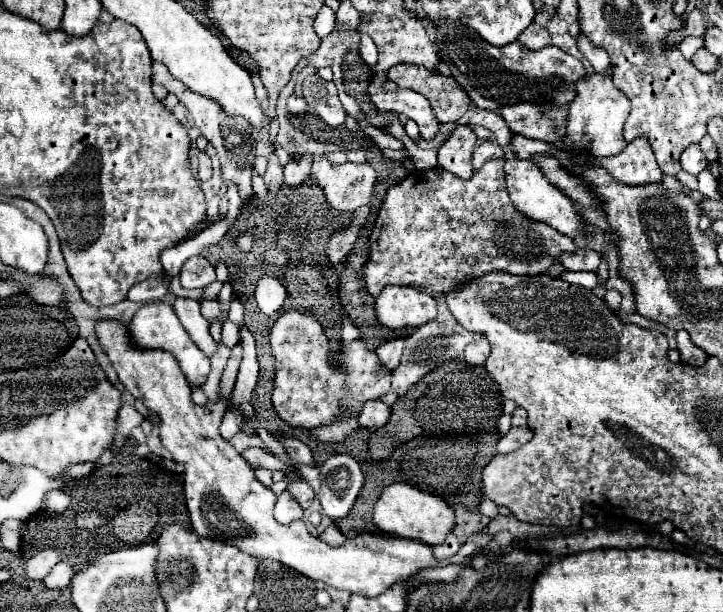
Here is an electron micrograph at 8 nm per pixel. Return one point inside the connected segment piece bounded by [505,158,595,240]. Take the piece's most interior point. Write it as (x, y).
(532, 193)

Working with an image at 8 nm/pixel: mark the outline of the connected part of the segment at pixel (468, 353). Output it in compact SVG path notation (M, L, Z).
M479 338L465 348L465 360L473 366L485 364L487 358L489 358L489 342L485 338Z

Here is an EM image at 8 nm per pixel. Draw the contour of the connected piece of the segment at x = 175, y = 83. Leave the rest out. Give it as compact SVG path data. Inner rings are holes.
M153 62L153 72L151 78L155 84L165 86L171 94L175 94L179 98L181 104L187 106L187 110L193 114L195 126L199 128L199 132L209 140L209 144L217 150L217 158L221 162L221 178L227 184L237 184L239 196L243 200L249 200L253 196L253 188L251 188L251 176L253 176L253 158L255 152L251 148L255 136L251 132L251 126L247 126L247 122L239 116L227 116L223 114L223 110L219 110L219 106L215 106L215 102L211 102L209 98L203 98L195 92L191 92L187 86L183 86L183 82L179 82L177 78L173 78L167 70L167 66L163 66L163 62Z

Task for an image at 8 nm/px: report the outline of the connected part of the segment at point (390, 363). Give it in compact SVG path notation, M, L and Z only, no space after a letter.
M397 338L397 340L389 340L389 342L381 344L375 352L377 352L377 356L381 358L381 362L383 362L389 370L395 370L395 368L399 366L403 348L405 348L405 338Z

